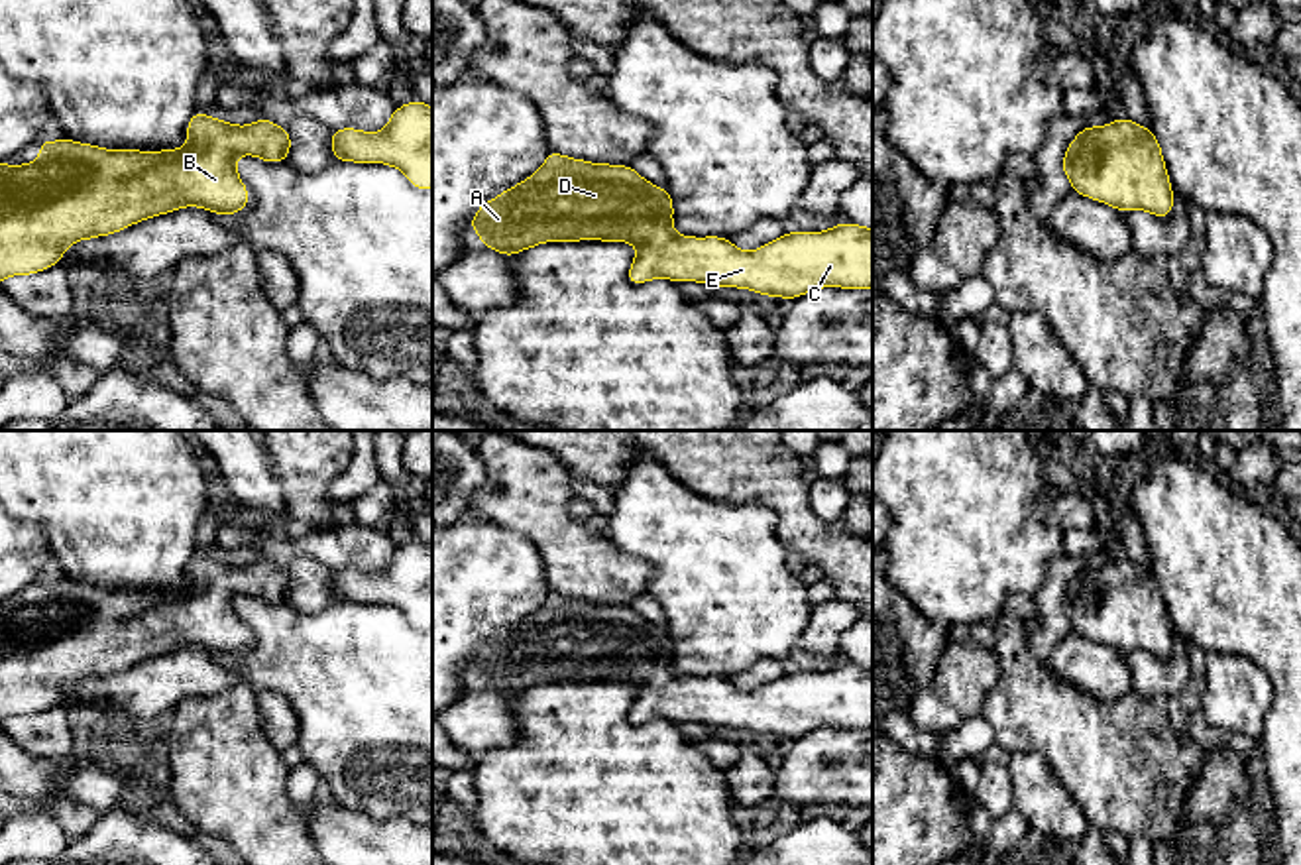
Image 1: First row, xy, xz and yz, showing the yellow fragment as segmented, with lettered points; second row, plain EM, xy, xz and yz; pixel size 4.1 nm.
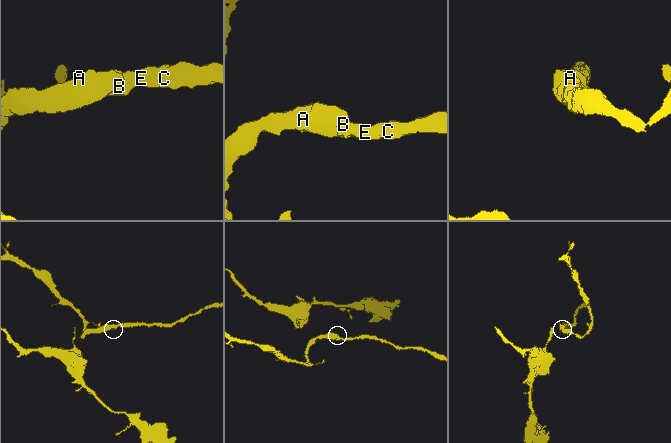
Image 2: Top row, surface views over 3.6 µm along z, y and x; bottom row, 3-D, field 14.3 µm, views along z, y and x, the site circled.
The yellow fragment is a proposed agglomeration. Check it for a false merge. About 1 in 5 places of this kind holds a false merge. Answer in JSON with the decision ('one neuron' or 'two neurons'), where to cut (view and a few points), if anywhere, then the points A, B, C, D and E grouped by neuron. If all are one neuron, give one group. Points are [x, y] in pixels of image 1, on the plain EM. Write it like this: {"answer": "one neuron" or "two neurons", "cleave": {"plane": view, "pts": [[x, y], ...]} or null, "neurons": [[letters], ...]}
{"answer": "one neuron", "cleave": null, "neurons": [["A", "B", "C", "D", "E"]]}

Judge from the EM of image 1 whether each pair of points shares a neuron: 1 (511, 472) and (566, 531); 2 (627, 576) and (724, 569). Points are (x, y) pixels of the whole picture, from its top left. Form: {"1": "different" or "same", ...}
{"1": "same", "2": "different"}

